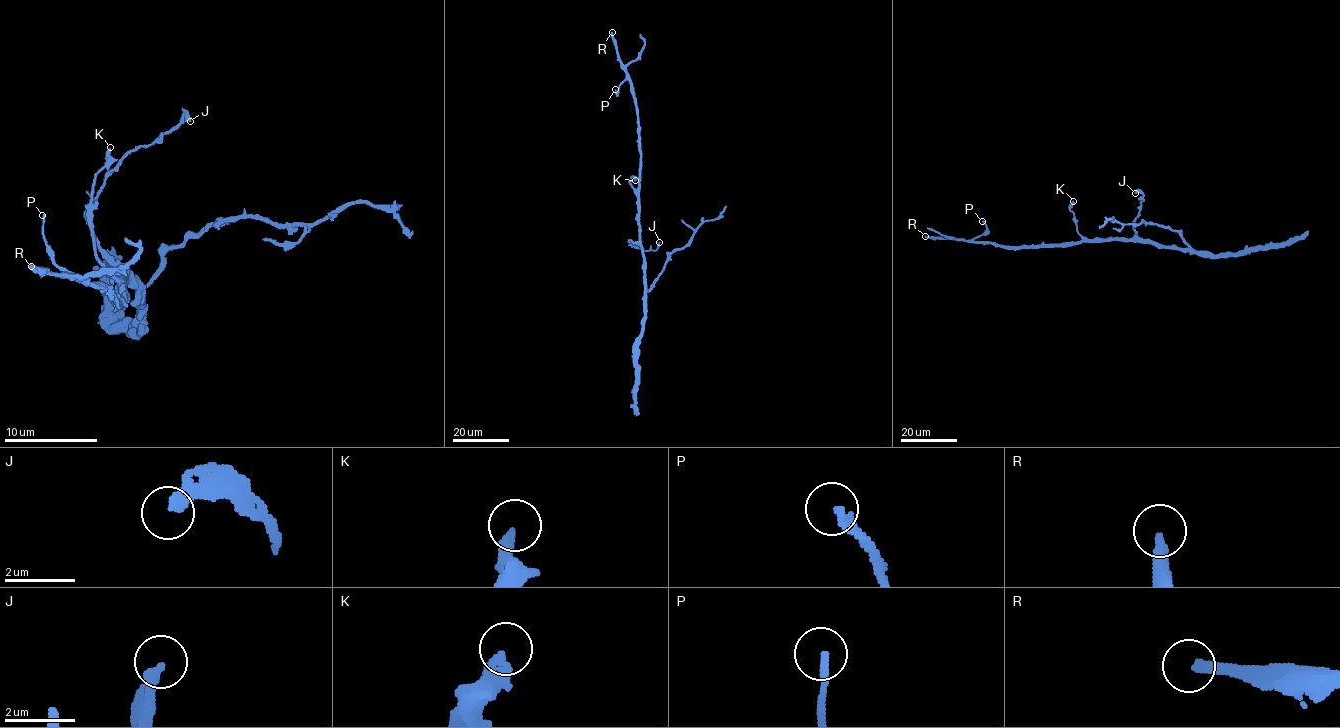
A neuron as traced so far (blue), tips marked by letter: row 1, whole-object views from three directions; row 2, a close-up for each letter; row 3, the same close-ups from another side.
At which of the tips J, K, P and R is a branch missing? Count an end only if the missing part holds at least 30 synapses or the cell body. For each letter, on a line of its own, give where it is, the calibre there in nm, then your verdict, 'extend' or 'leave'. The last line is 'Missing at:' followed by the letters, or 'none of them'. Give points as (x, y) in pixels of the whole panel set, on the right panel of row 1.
J: (1135, 193) | 280 nm | leave
K: (1073, 201) | 240 nm | leave
P: (982, 221) | 200 nm | leave
R: (925, 236) | 320 nm | extend
Missing at: R

